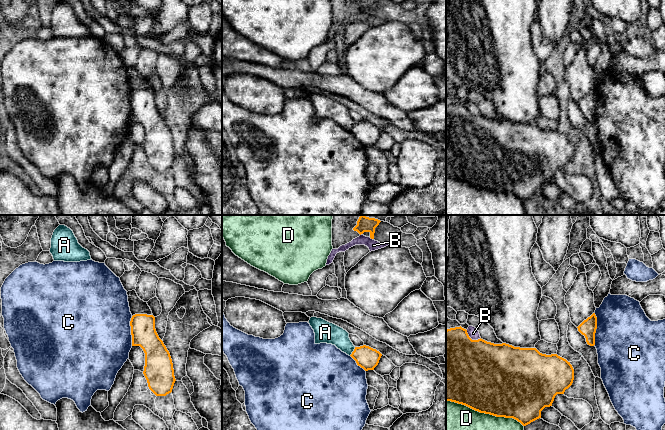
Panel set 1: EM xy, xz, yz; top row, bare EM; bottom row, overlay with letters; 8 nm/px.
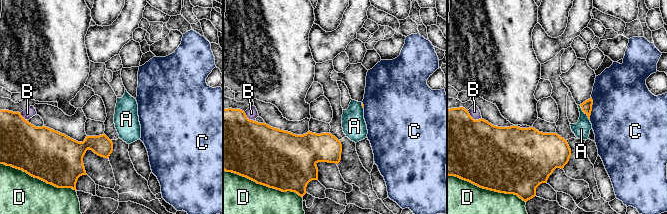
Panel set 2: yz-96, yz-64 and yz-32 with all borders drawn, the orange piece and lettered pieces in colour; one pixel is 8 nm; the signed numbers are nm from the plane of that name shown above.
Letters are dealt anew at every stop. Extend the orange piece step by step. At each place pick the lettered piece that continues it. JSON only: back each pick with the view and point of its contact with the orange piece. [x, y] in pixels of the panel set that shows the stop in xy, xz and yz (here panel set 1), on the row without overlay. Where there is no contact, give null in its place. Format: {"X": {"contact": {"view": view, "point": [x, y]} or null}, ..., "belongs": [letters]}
{"belongs": []}

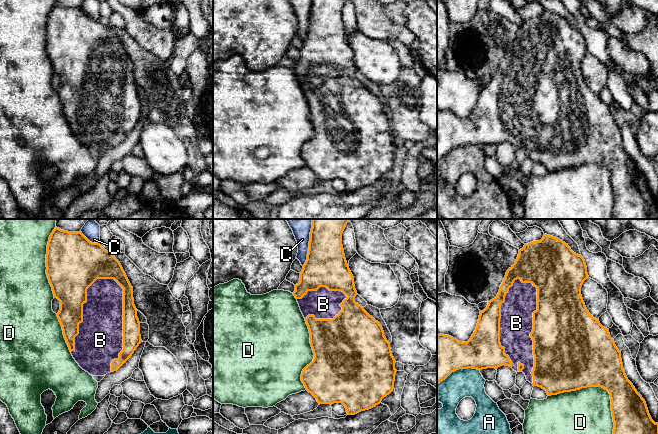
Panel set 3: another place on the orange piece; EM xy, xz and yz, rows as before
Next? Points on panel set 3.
{"B": {"contact": {"view": "yz", "point": [533, 102]}}, "belongs": ["B"]}

